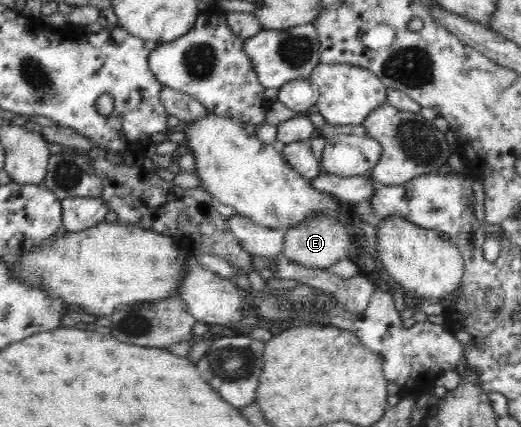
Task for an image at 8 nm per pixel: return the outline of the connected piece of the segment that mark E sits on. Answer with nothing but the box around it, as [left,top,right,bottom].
[282,212,350,269]

